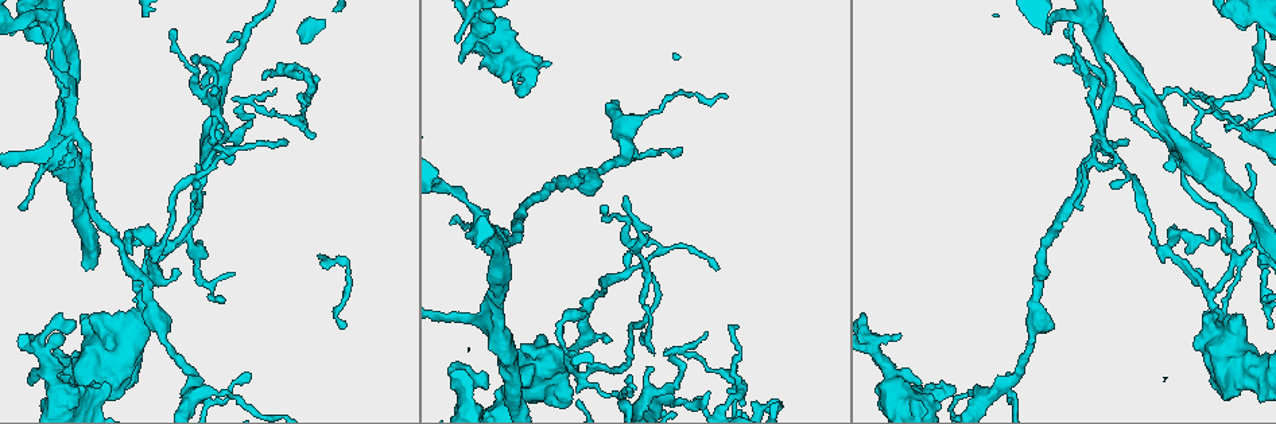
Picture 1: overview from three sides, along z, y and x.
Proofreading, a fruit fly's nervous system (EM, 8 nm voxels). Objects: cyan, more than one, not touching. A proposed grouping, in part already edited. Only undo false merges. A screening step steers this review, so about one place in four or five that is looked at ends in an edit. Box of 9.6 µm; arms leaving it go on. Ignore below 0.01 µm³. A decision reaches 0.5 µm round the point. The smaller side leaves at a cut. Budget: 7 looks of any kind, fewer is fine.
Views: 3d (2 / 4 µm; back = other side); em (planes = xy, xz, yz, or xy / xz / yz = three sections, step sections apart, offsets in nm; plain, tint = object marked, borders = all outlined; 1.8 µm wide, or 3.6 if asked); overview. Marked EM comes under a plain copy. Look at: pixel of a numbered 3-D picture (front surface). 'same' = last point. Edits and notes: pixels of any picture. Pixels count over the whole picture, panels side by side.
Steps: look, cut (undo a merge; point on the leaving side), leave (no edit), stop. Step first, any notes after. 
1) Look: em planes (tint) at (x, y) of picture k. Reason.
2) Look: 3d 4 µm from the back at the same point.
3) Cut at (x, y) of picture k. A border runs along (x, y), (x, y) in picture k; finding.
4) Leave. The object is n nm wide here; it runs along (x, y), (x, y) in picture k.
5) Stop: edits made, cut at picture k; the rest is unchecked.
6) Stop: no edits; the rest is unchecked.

Look: 3d 4 µm at (87, 402) of picture 1. Small branch off a trunk.

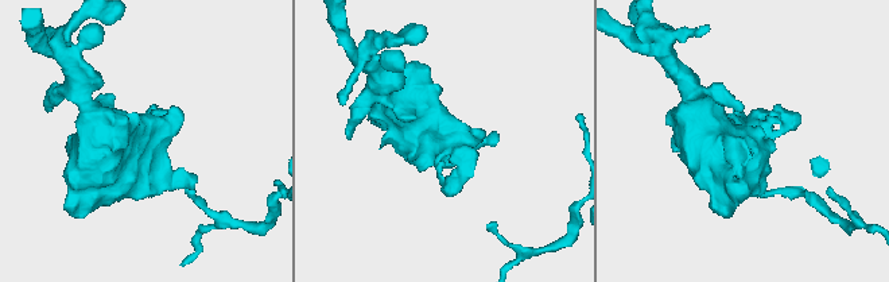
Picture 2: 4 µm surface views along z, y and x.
Look: em 3.6 µm planes (tint) at (447, 143) of picture 2. Now the EM.

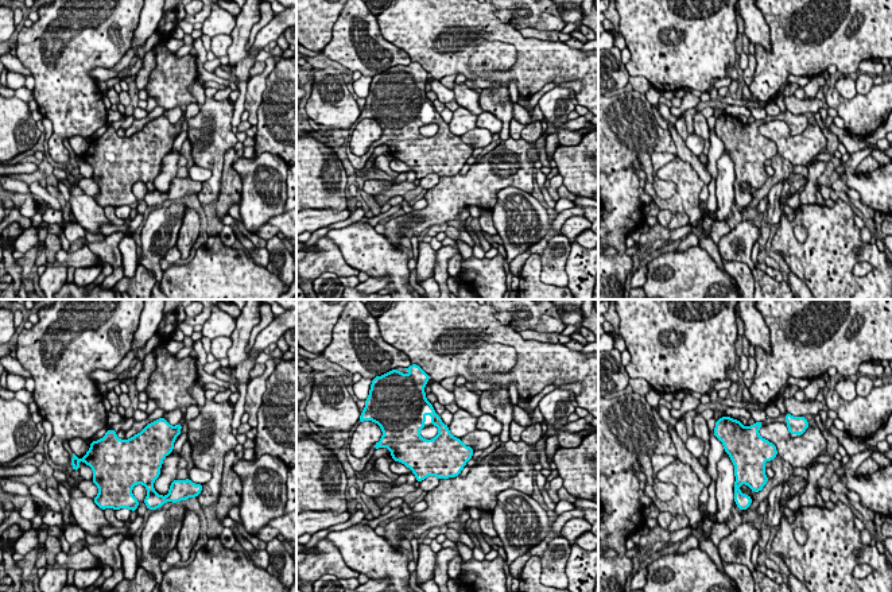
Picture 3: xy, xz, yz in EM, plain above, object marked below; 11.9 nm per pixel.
Leave. All the same neuron.

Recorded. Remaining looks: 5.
Look: em xy step 16 (tint) at (477, 21) of picture 1. Abrupt turn.

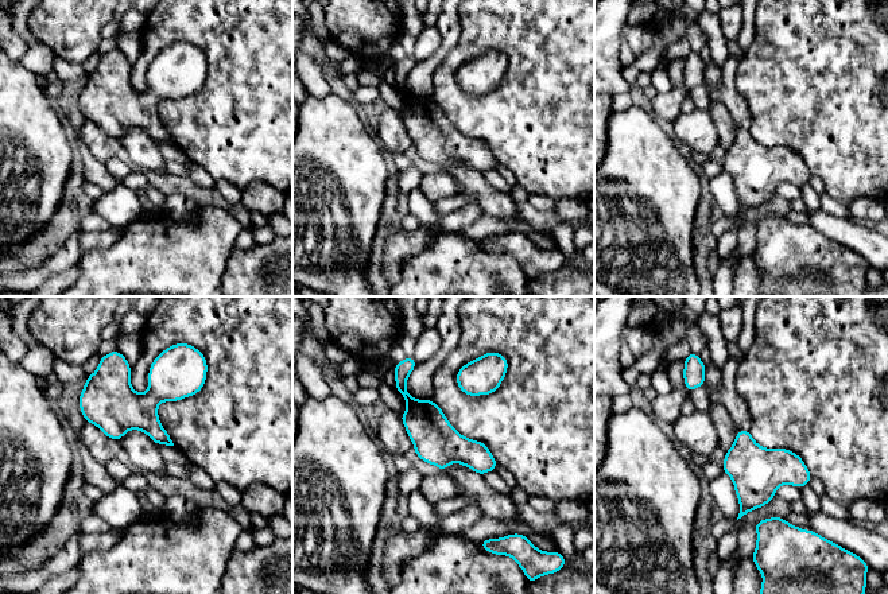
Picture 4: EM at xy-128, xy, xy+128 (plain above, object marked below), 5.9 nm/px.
Look: em xz step 4 (tint) at the same point. Cut it another way.

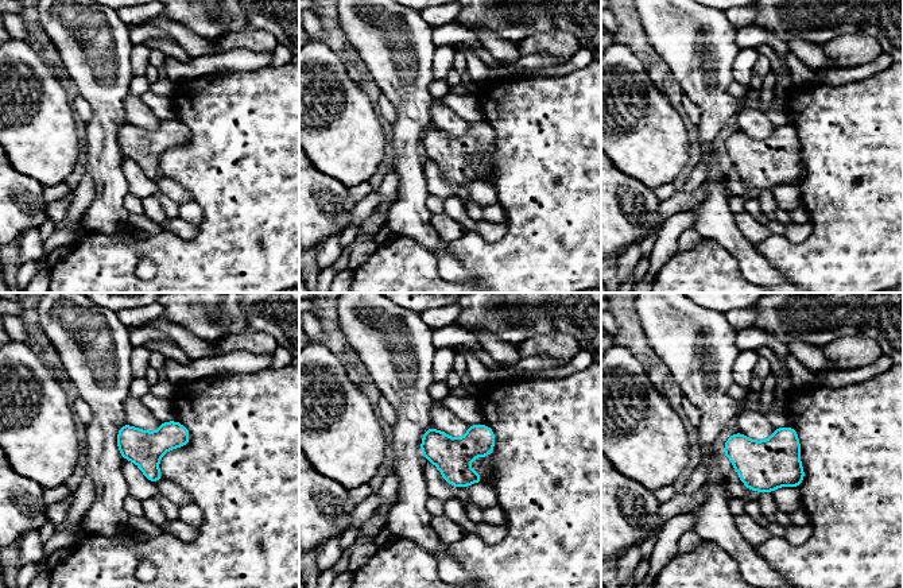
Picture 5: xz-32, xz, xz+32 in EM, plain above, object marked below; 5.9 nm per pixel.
Leave. The object is 220 nm wide here; one neuron here.

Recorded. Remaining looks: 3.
Look: em planes (tint) at (480, 229) of picture 1. Sharp bend.

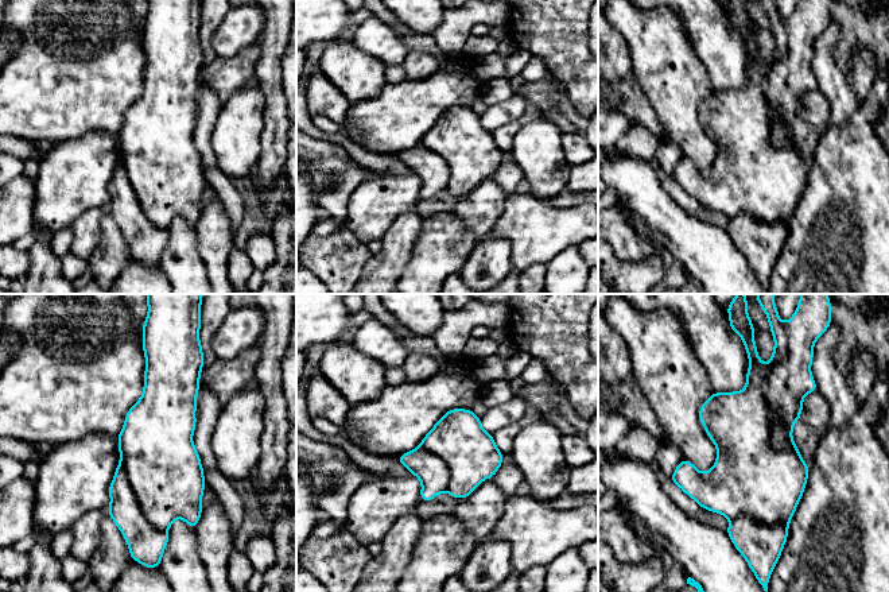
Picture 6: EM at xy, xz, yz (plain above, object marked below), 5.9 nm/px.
Cut at (791, 380) of picture 6. The object is 440 nm wide here; two neurons meet here.

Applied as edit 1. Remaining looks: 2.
Stop: edits made, cut at picture 6; the rest is unchecked.

